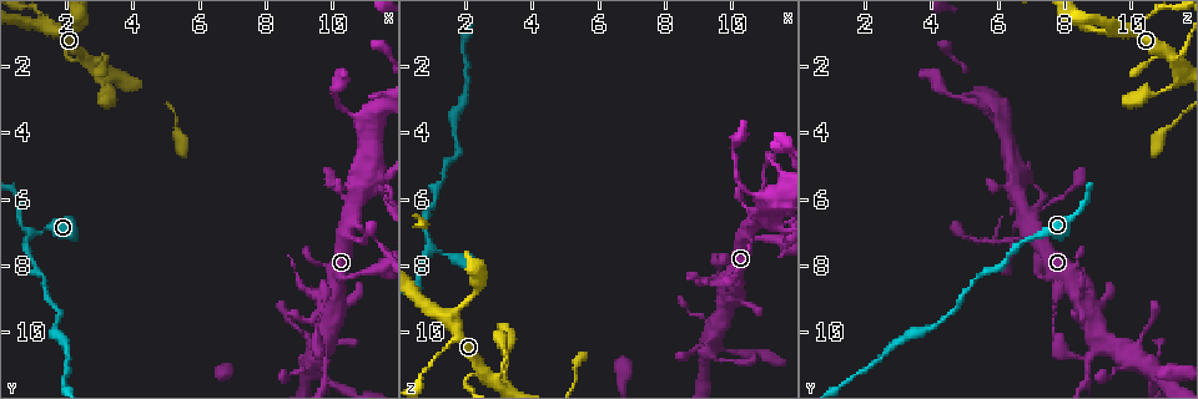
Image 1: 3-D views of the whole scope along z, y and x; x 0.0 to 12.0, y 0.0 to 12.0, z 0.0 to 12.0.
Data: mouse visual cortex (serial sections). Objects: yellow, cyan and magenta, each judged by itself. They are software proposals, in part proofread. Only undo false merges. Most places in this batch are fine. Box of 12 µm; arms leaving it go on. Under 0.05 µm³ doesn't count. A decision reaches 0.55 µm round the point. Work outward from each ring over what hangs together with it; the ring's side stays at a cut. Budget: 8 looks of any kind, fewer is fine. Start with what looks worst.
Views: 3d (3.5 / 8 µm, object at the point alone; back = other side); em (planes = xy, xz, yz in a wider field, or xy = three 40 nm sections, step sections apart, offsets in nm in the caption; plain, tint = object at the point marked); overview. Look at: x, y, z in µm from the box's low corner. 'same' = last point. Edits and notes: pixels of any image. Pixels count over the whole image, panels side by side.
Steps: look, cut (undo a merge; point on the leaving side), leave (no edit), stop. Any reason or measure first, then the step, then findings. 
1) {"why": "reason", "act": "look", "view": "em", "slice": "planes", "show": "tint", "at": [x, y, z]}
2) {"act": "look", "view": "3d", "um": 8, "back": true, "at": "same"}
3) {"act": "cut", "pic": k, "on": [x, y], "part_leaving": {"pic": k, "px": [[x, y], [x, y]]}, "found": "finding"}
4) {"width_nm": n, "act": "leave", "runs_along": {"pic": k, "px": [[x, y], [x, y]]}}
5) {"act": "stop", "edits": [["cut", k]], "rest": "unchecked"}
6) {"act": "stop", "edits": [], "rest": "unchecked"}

{"act": "look", "view": "em", "slice": "planes", "show": "tint", "at": [10.5, 6.8, 7.0]}

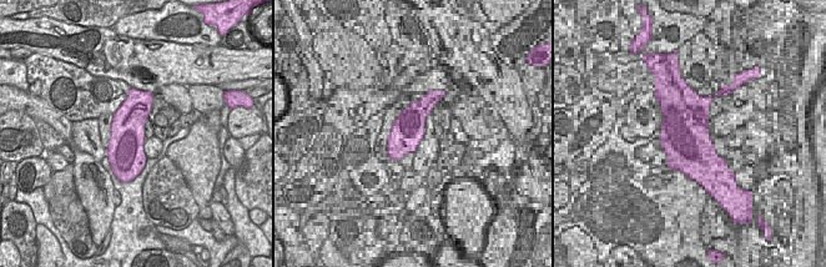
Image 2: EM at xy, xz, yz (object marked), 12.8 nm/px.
{"act": "look", "view": "3d", "um": 3.5, "back": true, "at": "same"}

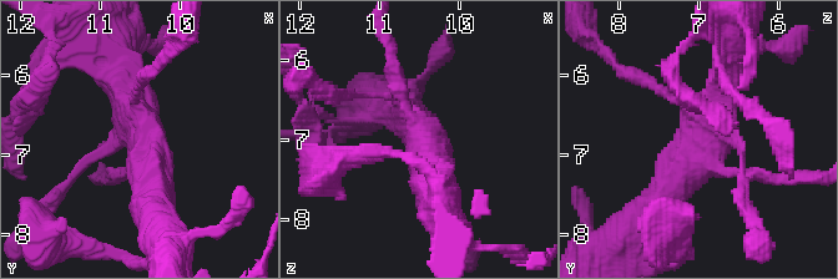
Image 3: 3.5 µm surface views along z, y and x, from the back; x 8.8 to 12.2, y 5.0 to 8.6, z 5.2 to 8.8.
{"width_nm": 480, "act": "leave", "runs_along": {"pic": 3, "px": [[655, 207], [696, 157], [728, 66]]}, "found": "continuous, no second cell"}

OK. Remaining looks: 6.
{"why": "three arms meet", "act": "look", "view": "3d", "um": 3.5, "at": [2.2, 1.8, 11.2]}

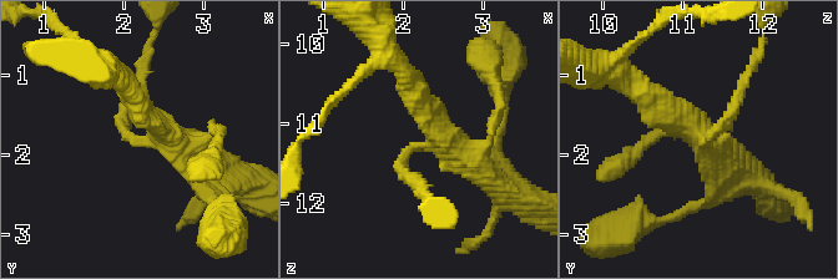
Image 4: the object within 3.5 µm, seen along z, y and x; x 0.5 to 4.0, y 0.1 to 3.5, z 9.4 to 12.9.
{"arms": 3, "arm_widths_nm": [150, 300, 400], "act": "look", "view": "em", "slice": "planes", "show": "tint", "at": [2.25, 1.85, 11.30]}

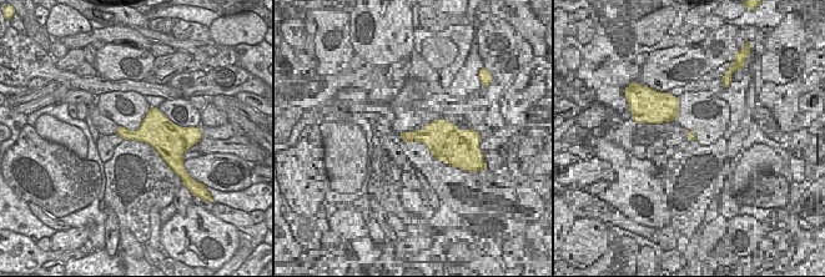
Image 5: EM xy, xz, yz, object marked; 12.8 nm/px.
{"act": "look", "view": "em", "slice": "xy", "step": 2, "show": "tint", "at": "same"}

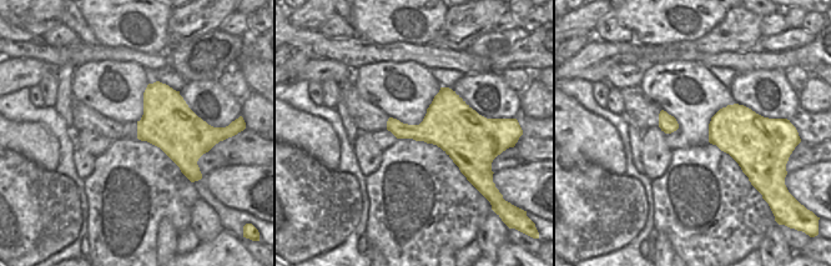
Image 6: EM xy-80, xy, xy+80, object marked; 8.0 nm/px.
{"act": "leave", "runs_along": {"pic": 4, "px": [[655, 108], [706, 143], [741, 85]]}, "found": "all the same cell"}

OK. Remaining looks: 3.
{"act": "look", "view": "3d", "um": 3.5, "at": [1.0, 7.0, 7.5]}

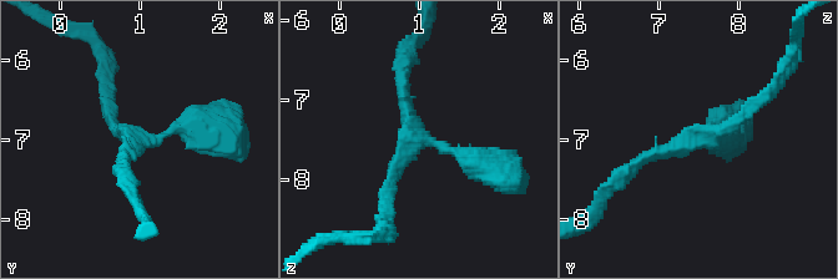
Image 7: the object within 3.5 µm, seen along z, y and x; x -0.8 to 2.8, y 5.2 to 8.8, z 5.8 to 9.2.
{"arms": 3, "arm_widths_nm": [150, 150, 350], "why": "shape alone is not enough", "act": "look", "view": "em", "slice": "xy", "step": 2, "show": "tint", "at": [0.95, 7.05, 7.50]}

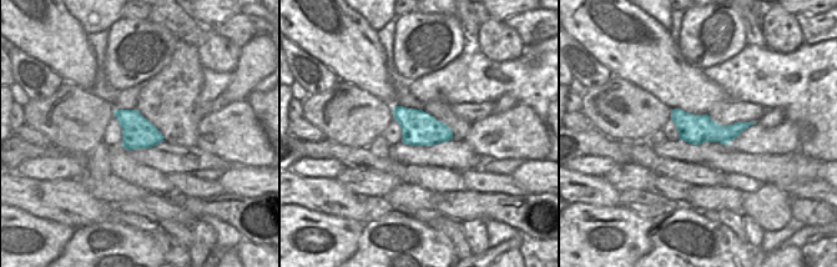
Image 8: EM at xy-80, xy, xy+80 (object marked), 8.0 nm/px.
{"width_nm": 280, "act": "leave", "runs_along": {"pic": 7, "px": [[490, 168], [409, 130], [405, 66]]}, "found": "continuous, no second cell"}

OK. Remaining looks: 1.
{"act": "stop", "edits": [], "rest": "unchecked"}

